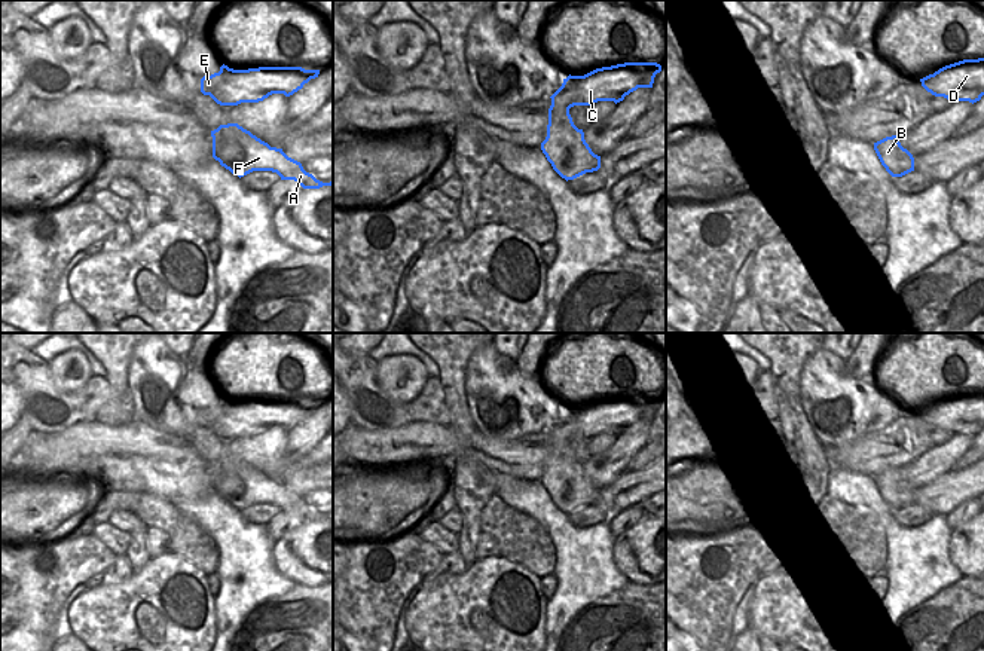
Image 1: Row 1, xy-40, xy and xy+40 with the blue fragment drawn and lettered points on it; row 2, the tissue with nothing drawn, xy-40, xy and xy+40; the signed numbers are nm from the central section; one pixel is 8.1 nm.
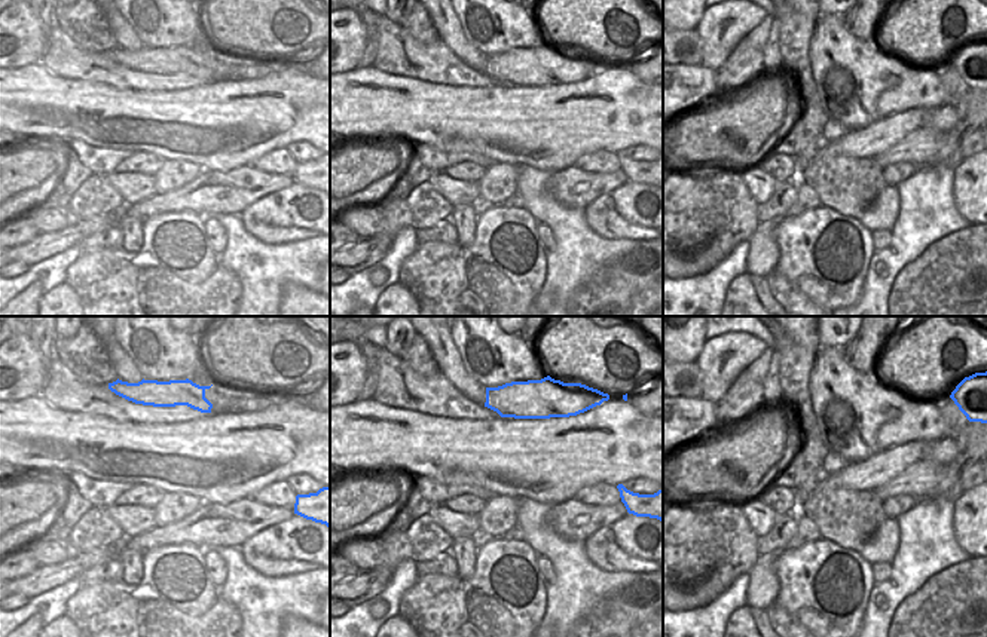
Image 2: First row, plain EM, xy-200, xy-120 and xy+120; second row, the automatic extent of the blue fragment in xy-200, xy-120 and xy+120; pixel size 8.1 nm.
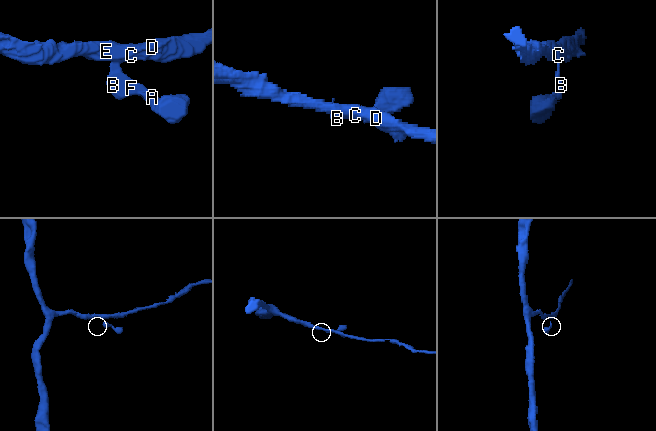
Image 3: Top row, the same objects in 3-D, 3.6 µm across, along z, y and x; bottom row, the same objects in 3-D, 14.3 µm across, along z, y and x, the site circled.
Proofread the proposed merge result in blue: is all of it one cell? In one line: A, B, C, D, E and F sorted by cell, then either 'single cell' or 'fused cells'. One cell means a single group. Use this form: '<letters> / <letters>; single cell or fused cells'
A B F / C D E; fused cells

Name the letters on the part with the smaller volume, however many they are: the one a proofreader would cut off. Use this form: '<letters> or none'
A, B, F

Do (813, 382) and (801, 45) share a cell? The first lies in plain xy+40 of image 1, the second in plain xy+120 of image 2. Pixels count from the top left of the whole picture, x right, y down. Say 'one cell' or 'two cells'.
two cells

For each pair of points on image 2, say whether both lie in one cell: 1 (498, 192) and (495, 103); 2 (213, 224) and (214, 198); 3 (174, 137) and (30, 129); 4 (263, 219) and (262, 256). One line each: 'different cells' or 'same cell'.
1: different cells
2: different cells
3: same cell
4: different cells

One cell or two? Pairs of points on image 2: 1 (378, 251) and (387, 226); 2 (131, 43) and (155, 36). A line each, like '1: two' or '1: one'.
1: two
2: two

